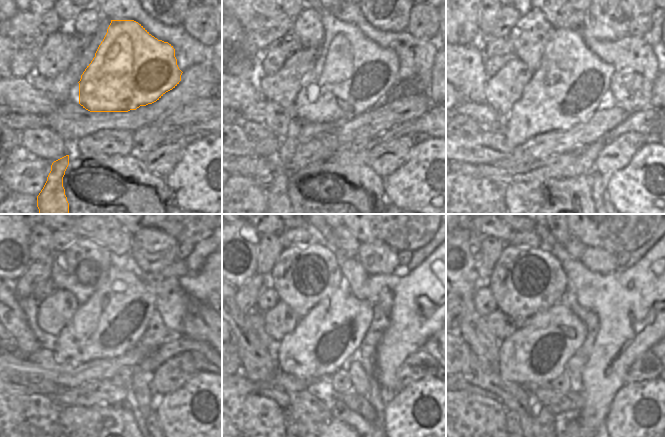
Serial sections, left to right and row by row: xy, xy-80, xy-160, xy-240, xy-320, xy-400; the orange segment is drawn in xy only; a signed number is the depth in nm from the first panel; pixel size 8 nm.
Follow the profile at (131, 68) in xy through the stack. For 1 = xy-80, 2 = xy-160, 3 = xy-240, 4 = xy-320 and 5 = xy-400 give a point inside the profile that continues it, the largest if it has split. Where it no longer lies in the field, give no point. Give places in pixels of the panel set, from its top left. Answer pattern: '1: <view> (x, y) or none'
1: xy-80 (353, 74)
2: xy-160 (567, 87)
3: xy-240 (113, 320)
4: xy-320 (325, 339)
5: xy-400 (536, 353)

